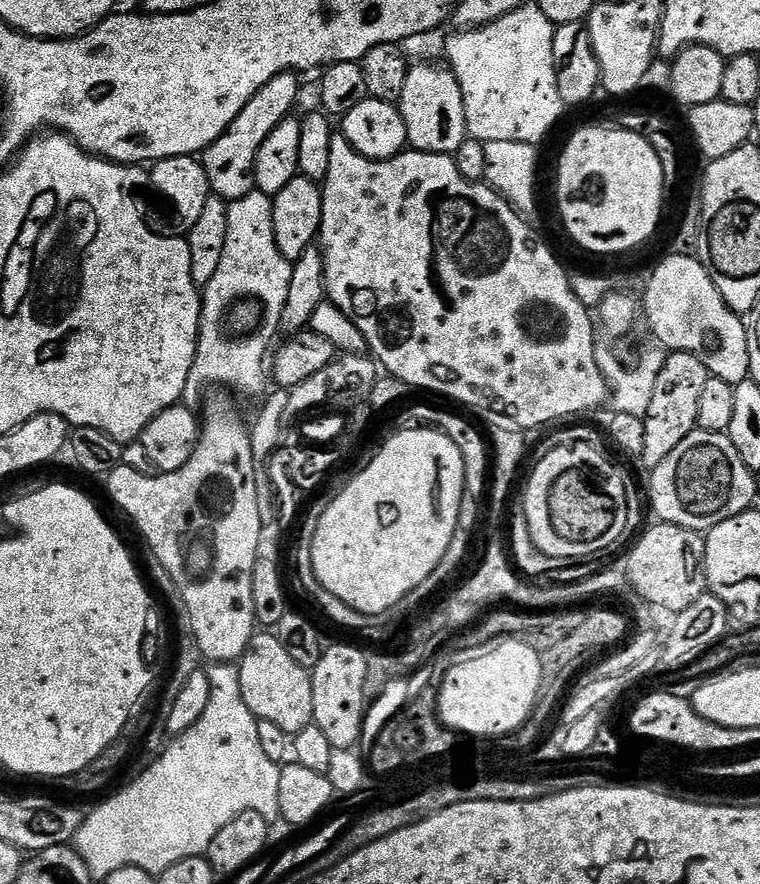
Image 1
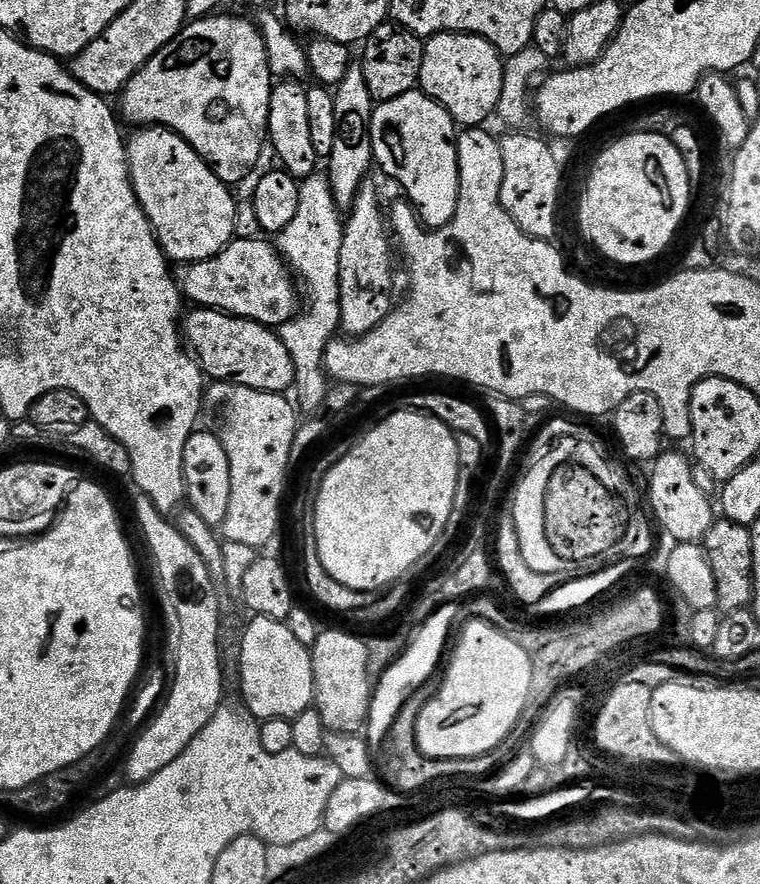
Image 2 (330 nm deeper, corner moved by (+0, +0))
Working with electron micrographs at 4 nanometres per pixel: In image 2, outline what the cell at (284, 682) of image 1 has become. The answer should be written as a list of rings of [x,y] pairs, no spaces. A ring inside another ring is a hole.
[[[253,615],[251,619],[244,637],[240,640],[240,692],[244,695],[243,707],[260,722],[270,718],[292,721],[298,714],[313,707],[316,699],[314,670],[310,666],[310,650],[302,646],[302,642],[294,638],[294,634],[290,634],[285,621],[257,615]]]

